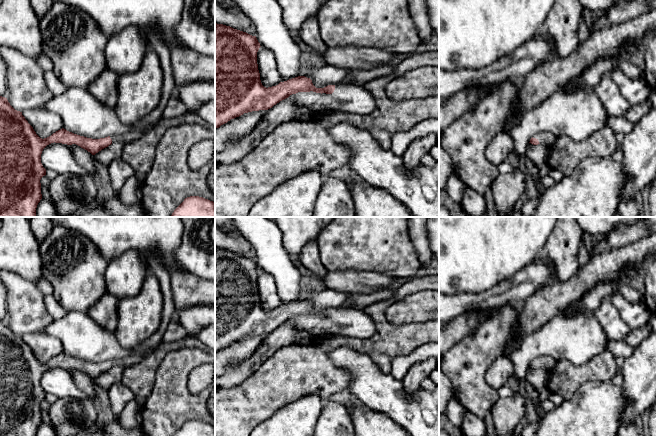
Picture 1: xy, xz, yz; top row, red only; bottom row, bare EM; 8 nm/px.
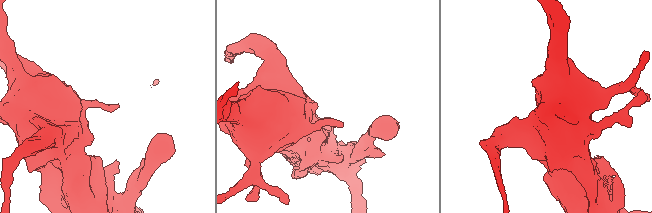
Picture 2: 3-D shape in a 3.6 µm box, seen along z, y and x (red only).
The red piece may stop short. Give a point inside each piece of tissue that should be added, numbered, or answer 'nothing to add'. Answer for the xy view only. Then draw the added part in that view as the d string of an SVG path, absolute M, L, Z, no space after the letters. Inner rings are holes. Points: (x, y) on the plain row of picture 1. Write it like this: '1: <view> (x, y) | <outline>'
1: xy (156, 266) | M150 253L147 260L149 263L149 271L158 279L163 294L162 322L156 333L150 336L143 344L132 349L132 354L129 357L110 360L112 366L119 365L124 368L129 368L141 362L160 345L169 322L176 316L175 305L171 292L171 276L168 269L157 255Z

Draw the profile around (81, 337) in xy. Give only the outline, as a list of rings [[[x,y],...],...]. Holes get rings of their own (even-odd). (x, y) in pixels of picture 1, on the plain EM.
[[[70,311],[66,316],[53,320],[44,333],[61,341],[63,352],[74,358],[92,363],[117,360],[129,357],[131,349],[124,349],[117,341],[115,333],[103,329],[87,313]]]

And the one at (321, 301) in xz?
[[[324,287],[322,291],[307,292],[305,301],[312,304],[316,312],[324,312],[328,309],[341,309],[349,300],[350,294]]]

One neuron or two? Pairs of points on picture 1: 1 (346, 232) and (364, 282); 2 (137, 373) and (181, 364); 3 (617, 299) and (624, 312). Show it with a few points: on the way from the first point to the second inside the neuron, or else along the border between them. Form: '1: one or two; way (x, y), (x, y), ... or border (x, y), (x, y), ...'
1: two; border (336, 271), (355, 269), (377, 271), (383, 274)
2: two; border (171, 351), (157, 369), (155, 384), (150, 392)
3: one; way (619, 302), (624, 309)

